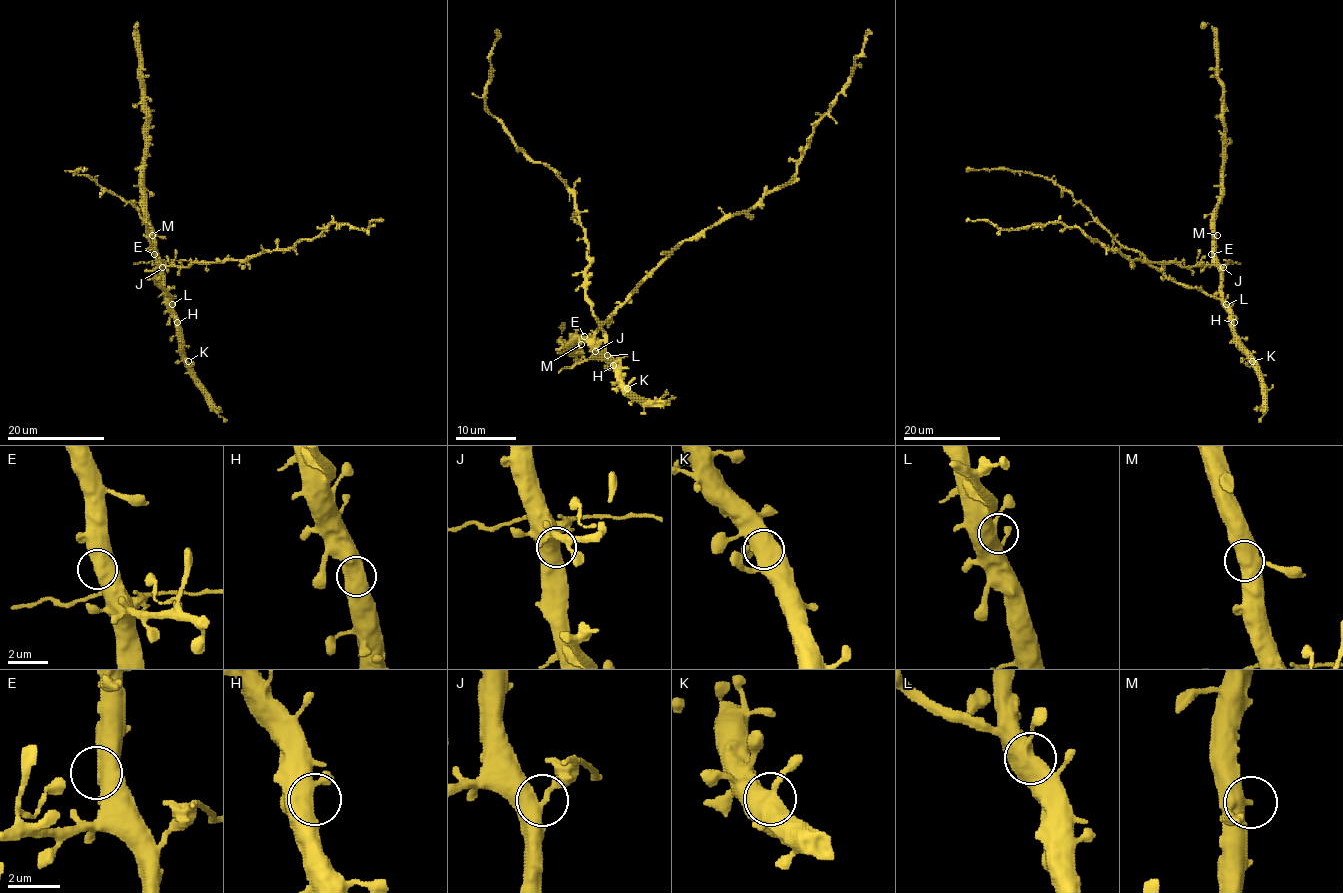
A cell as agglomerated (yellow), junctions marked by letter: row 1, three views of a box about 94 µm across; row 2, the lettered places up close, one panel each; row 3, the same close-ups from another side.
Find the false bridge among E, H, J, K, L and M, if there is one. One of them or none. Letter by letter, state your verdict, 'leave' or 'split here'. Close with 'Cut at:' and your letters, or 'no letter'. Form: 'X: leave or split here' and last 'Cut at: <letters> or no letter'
E: leave
H: leave
J: split here
K: leave
L: leave
M: leave
Cut at: J

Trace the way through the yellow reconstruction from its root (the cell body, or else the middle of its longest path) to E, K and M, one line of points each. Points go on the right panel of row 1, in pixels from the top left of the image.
E: (1216, 266), (1211, 254)
K: (1216, 266), (1220, 272), (1222, 304), (1232, 319), (1237, 344), (1252, 361)
M: (1216, 266), (1217, 235)

